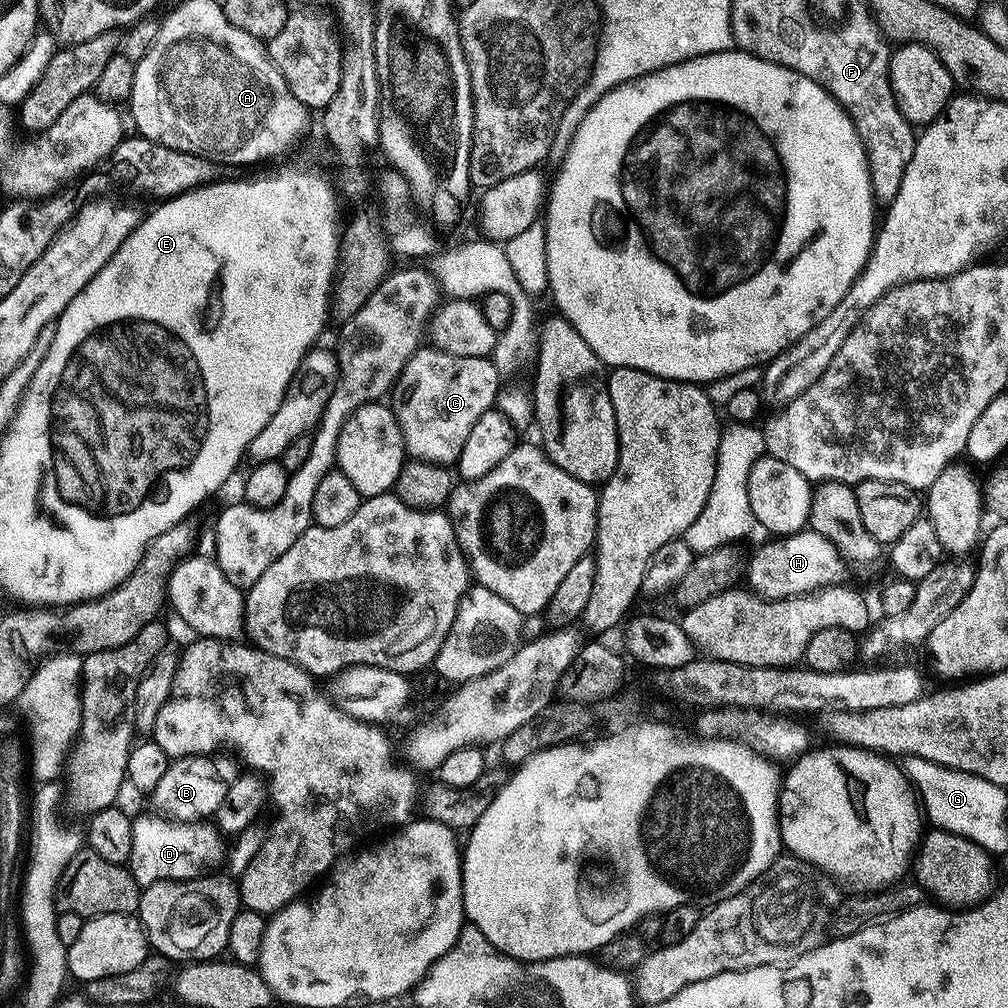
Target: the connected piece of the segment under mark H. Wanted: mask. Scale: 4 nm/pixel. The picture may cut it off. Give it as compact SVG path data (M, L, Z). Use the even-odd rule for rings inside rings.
M805 530L796 532L793 536L781 536L769 539L769 541L769 544L762 545L753 554L752 561L748 564L747 587L757 596L762 596L765 600L785 600L791 596L801 596L807 592L817 592L820 588L830 588L845 579L843 577L843 570L846 567L845 561L832 543L826 538L822 538L822 534Z

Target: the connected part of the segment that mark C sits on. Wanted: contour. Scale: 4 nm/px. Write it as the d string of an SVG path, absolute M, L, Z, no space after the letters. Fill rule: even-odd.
M435 346L421 347L404 367L394 389L396 404L394 411L400 433L404 435L404 446L409 457L427 460L430 464L455 465L462 454L462 446L466 446L466 438L474 427L474 422L482 418L482 414L493 411L497 397L501 395L502 381L493 361L487 356L470 358L455 356L449 352L441 352Z

